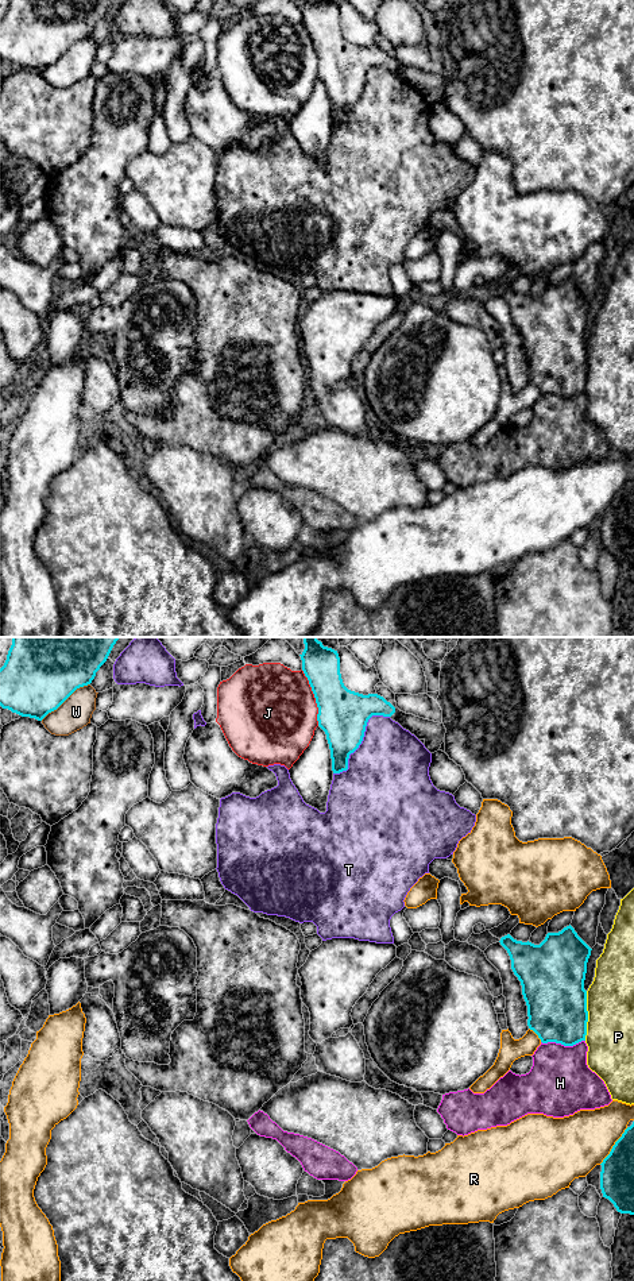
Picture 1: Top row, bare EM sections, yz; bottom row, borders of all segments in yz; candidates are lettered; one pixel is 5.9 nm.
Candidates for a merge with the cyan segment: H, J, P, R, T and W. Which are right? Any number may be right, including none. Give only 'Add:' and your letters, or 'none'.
Add: none

